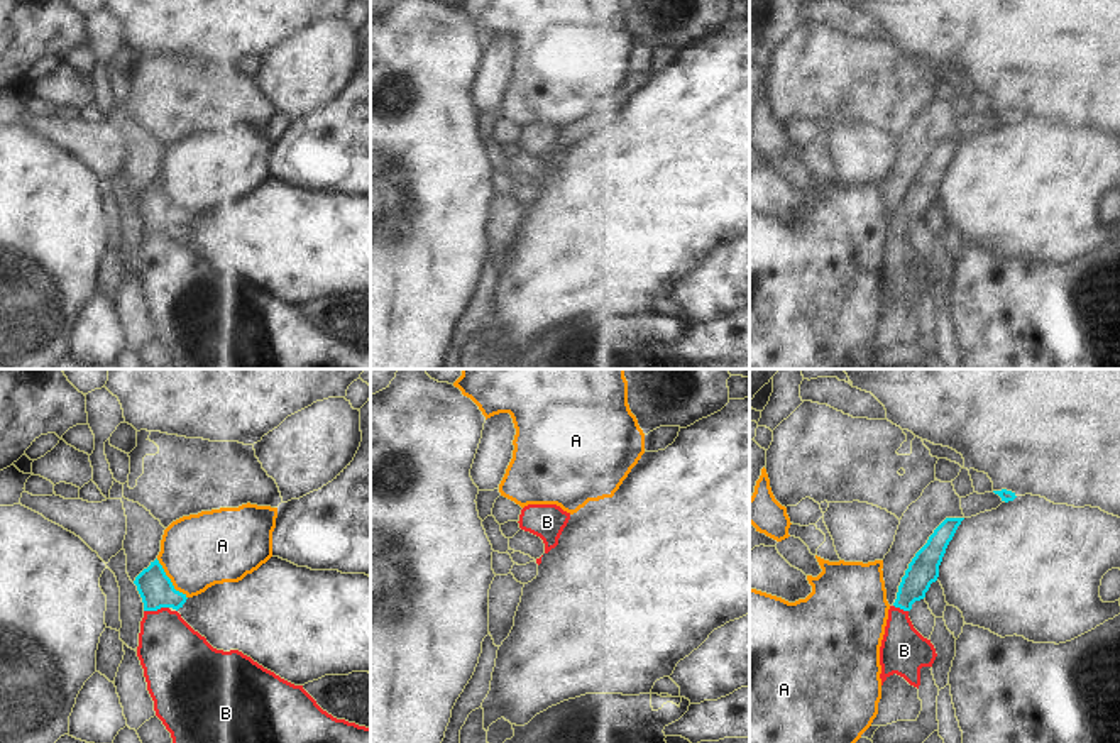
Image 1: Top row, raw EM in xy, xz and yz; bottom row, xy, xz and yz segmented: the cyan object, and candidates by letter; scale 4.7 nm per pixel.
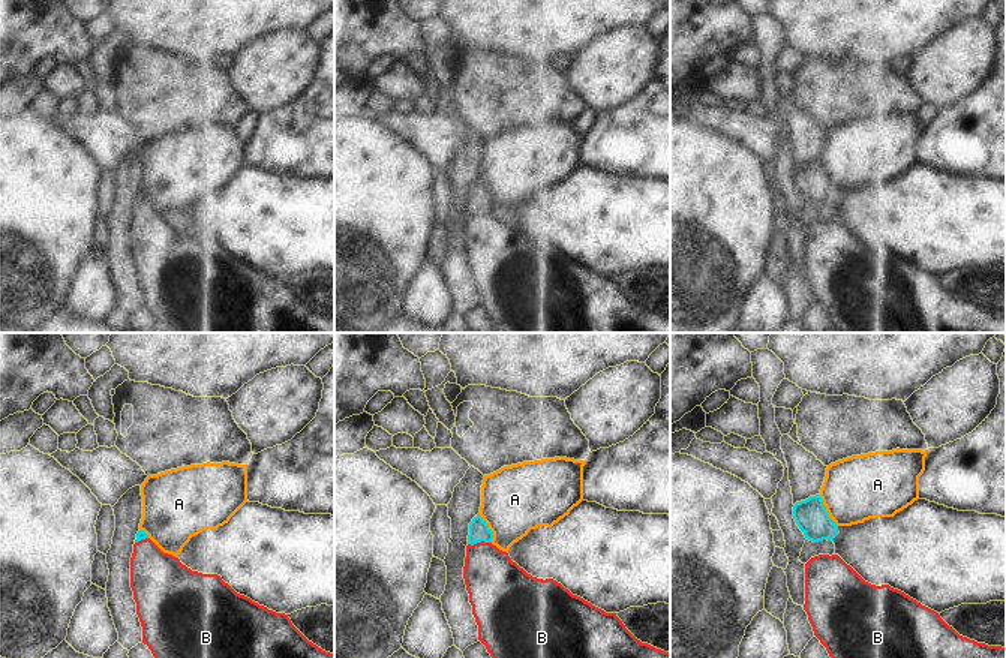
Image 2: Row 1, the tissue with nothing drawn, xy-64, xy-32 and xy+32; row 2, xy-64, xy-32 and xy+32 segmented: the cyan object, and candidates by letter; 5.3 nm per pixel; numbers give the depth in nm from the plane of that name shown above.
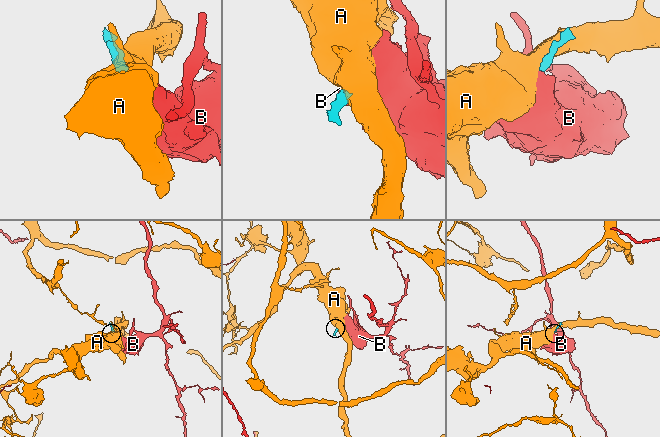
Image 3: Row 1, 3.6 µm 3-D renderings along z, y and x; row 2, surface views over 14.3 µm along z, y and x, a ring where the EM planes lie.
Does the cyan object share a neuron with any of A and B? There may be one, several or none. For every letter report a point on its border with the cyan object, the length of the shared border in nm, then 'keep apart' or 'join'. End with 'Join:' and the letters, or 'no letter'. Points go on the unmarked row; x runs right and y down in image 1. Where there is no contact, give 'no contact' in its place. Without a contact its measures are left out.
A: contact xy (170, 200); length 240 nm; keep apart
B: contact xy (156, 231); length 120 nm; join
Join: B

